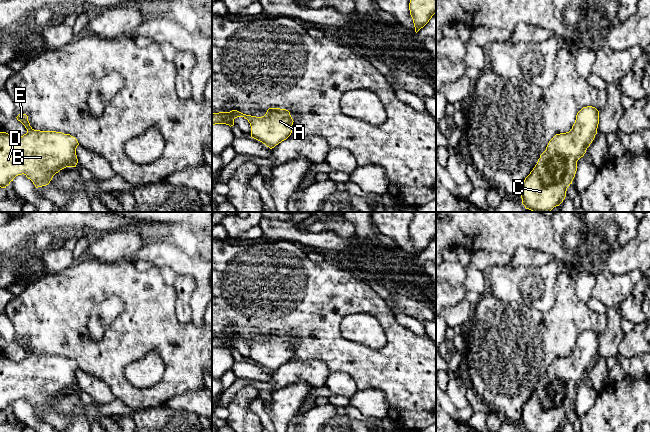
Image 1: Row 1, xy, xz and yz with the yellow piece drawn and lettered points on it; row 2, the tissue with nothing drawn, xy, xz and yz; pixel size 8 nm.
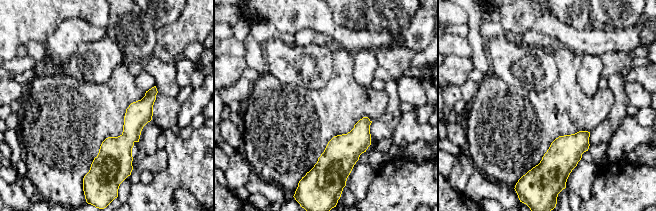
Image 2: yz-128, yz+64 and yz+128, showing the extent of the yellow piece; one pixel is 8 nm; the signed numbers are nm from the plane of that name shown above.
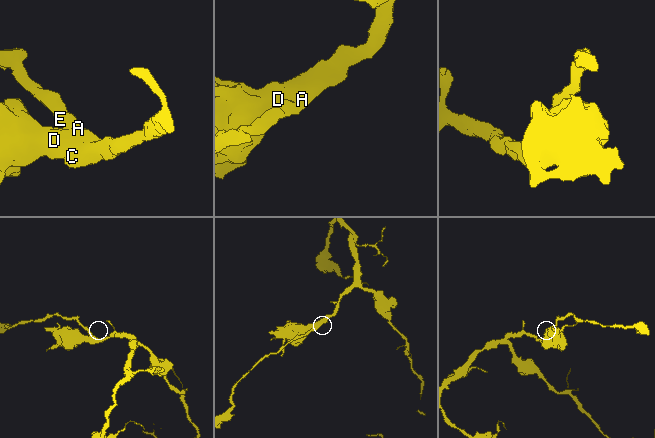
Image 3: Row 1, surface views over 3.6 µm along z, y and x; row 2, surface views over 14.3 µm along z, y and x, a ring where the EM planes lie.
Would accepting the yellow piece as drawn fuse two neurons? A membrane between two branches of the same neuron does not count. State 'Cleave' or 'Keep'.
Keep

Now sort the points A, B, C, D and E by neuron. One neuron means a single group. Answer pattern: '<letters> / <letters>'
A B C D E

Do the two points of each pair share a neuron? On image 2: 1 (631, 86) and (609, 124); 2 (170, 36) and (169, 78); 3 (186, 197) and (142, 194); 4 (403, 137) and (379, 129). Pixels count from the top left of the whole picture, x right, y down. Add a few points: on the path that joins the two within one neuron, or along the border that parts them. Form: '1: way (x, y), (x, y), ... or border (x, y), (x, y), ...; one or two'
1: border (624, 82), (624, 93), (629, 103); two
2: border (186, 46), (170, 61), (161, 61), (154, 56); two
3: border (173, 195), (179, 188), (185, 188), (197, 200); two
4: border (403, 113), (390, 137); two

